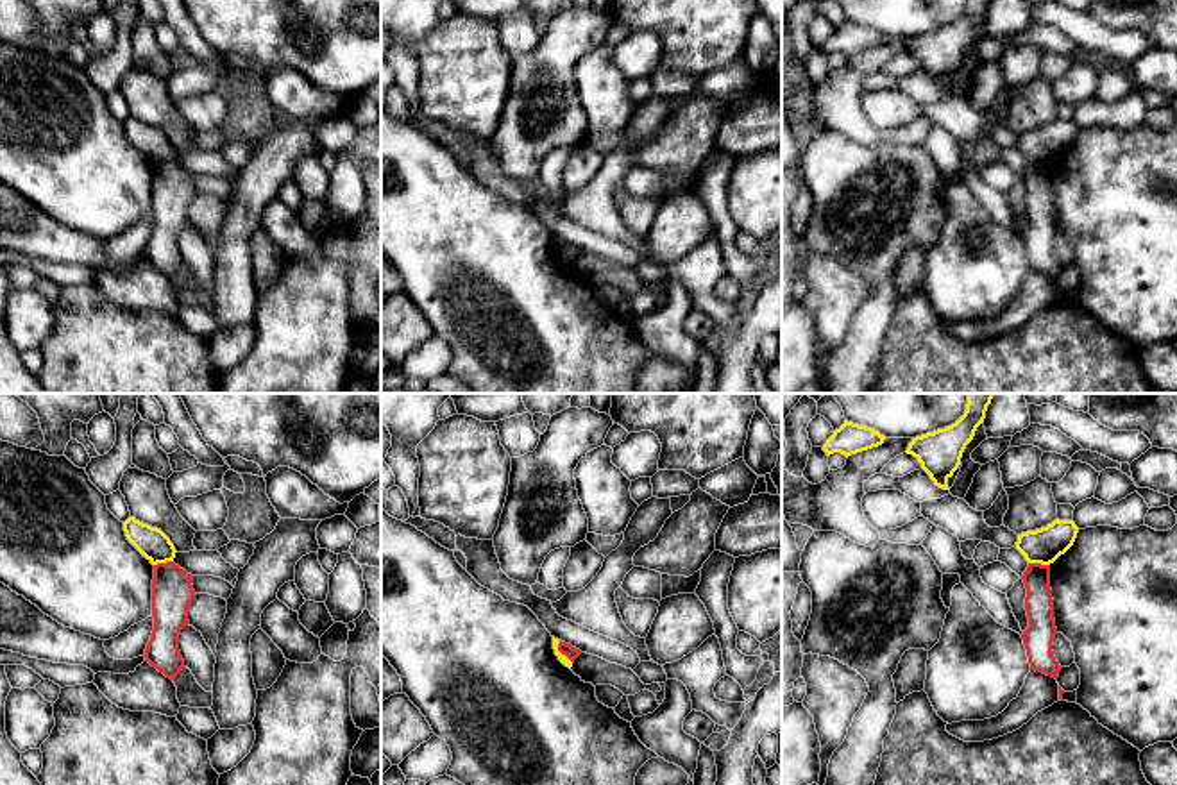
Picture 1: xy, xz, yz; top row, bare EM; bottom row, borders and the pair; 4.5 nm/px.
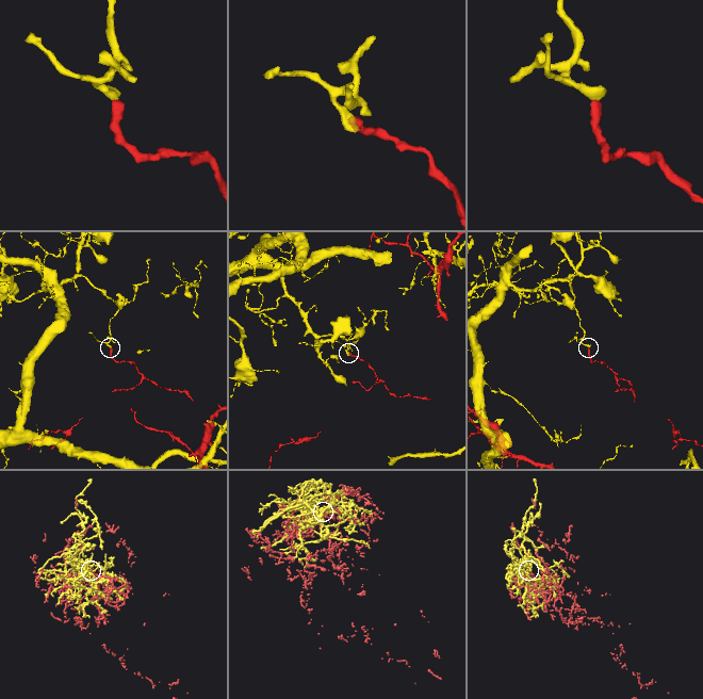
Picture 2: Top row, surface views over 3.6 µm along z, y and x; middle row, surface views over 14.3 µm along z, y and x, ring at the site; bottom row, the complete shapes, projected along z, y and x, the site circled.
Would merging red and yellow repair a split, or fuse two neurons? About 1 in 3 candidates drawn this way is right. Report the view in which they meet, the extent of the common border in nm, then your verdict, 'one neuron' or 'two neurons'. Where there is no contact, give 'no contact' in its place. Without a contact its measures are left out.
meets red in xz; contact 120 nm long; two neurons

